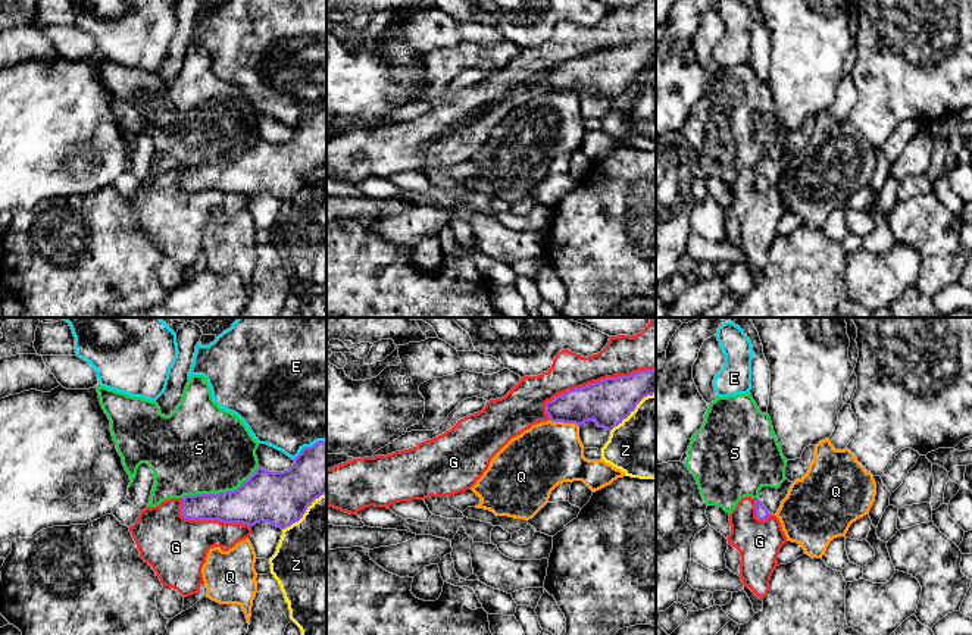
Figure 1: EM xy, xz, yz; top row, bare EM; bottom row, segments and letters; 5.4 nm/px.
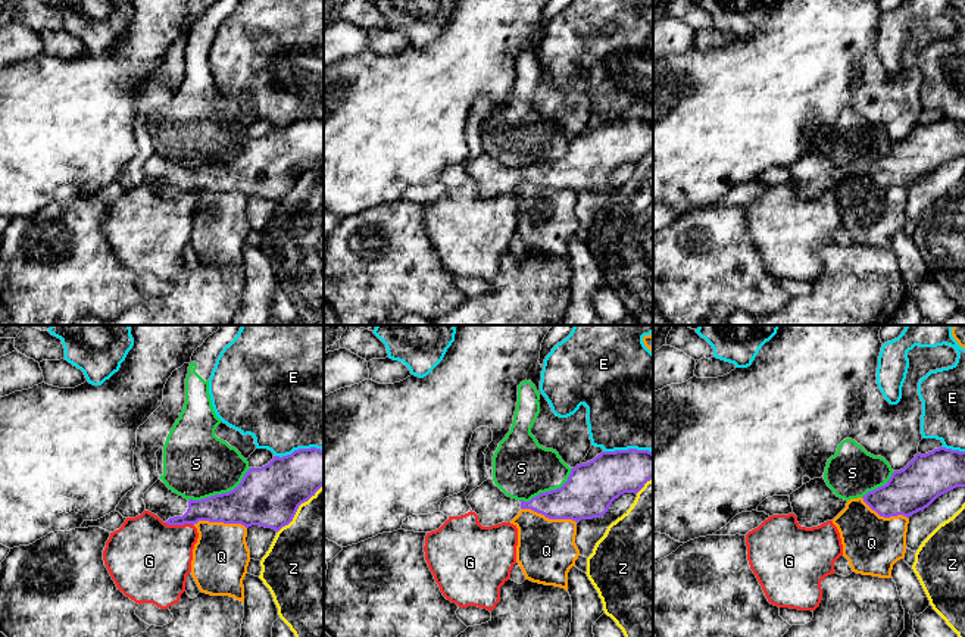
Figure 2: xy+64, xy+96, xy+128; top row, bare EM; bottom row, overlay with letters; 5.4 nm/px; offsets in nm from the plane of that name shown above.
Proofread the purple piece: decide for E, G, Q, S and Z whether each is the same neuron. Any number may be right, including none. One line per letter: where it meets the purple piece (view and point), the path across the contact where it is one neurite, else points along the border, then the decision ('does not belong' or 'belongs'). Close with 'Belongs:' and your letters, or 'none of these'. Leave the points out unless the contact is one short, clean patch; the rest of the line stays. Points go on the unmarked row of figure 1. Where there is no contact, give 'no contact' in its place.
E: meets purple in xy at (309, 118); does not belong
G: meets purple in xz at (593, 53); does not belong
Q: meets purple in xz at (563, 93); does not belong
S: meets purple in xy at (221, 163); does not belong
Z: meets purple in xz at (633, 81); does not belong
Belongs: none of these

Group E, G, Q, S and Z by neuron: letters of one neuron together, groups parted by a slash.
E / G / Q / S / Z

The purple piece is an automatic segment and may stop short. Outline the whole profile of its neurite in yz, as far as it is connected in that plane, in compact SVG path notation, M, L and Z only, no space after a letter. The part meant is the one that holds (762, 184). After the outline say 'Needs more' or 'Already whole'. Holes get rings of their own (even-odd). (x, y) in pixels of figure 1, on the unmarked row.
M787 148L779 159L762 157L759 168L756 169L756 188L765 191L768 187L775 185L781 176L781 172L787 168L793 153Z. Needs more

